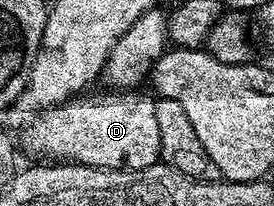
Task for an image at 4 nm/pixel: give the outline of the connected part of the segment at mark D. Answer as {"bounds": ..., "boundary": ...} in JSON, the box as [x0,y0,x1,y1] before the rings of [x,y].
{"bounds":[20,89,162,171],"boundary":[[[126,89],[121,93],[110,93],[114,95],[106,95],[103,99],[82,99],[86,97],[75,97],[66,100],[59,107],[50,107],[43,115],[38,115],[36,121],[32,121],[21,132],[20,147],[23,152],[26,151],[31,155],[34,161],[65,161],[70,165],[85,165],[87,167],[102,167],[106,171],[139,171],[140,169],[148,169],[153,163],[159,162],[162,158],[162,150],[160,149],[160,120],[156,117],[156,102],[153,98],[149,99],[146,95],[137,95],[139,92],[134,89]]]}

